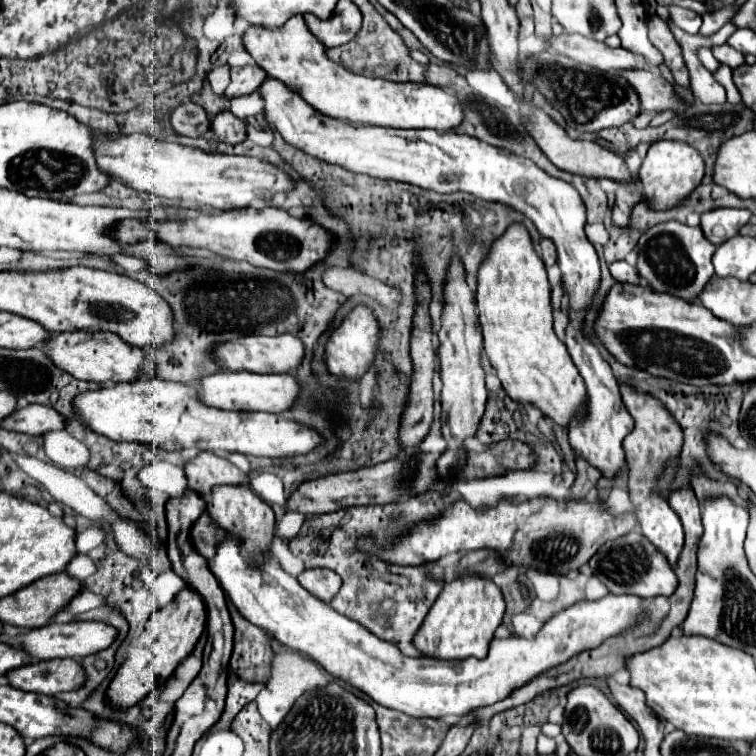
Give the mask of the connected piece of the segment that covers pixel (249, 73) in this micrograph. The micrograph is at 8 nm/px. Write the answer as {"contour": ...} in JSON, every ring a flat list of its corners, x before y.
{"contour":[[248,65,248,67,232,67,230,77,232,77,232,81,224,91,226,99,244,97,244,95,254,93,262,85,266,73,262,73,262,69,258,69,256,65,252,65,252,67]]}

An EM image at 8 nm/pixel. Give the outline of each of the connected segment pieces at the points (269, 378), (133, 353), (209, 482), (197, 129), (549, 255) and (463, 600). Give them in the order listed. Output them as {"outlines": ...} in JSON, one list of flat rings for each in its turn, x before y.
{"outlines":[[[222,369,218,373,206,375,196,385,198,399,204,405,226,409,226,411,270,411,270,413,284,413,292,407,300,387,294,375,278,373,278,375,258,375,250,371,230,371]],[[58,333,46,341,46,357,62,371,70,373,76,379,96,381,96,383,118,383,118,381,136,381,140,377,142,349,126,345,114,333]],[[200,451,192,461,188,461,184,473,188,487,200,495,208,495,210,489,218,485,248,485,246,473,210,451]],[[186,99,182,105,178,105,170,115,170,125,178,135,186,137,198,137,202,131,208,129,210,121,204,113,204,109,190,99]],[[542,239,540,241,538,253,540,253,540,257,542,257,542,261,544,261,546,267,550,267,550,265,556,263,556,249,554,249,554,243,550,239]],[[470,575,456,577,454,581,444,585,440,597,428,611,422,627,414,635,414,647,424,657,482,659,488,653,488,645,494,637,496,627,502,623,502,615,504,615,504,599,500,589,492,581]]]}

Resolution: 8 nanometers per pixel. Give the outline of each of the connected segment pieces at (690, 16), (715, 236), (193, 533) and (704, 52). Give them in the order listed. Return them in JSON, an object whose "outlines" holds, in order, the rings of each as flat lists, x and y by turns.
{"outlines":[[[670,7,668,9,670,15,678,21,678,27,688,31,688,33,698,33,700,31,700,25,702,25,702,19,698,13,690,11,690,9,680,9,680,7]],[[714,209,702,215,702,231,706,235,708,241,712,241,714,245,722,245,724,241,728,241,730,237,738,235,738,231,748,225,752,213,748,209]],[[200,515,190,529,190,541,194,549,206,559,210,559,210,553,214,553,214,537,218,537,214,529,220,529,220,527,210,519,210,515]],[[700,49,698,52,698,58,704,67,706,67,711,73,714,73,719,67,720,63,715,59,710,49]]]}

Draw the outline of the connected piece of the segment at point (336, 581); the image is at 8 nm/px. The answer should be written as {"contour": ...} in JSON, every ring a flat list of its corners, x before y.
{"contour":[[306,569,298,575,298,581,324,603,330,603,342,585,342,579,330,569]]}

